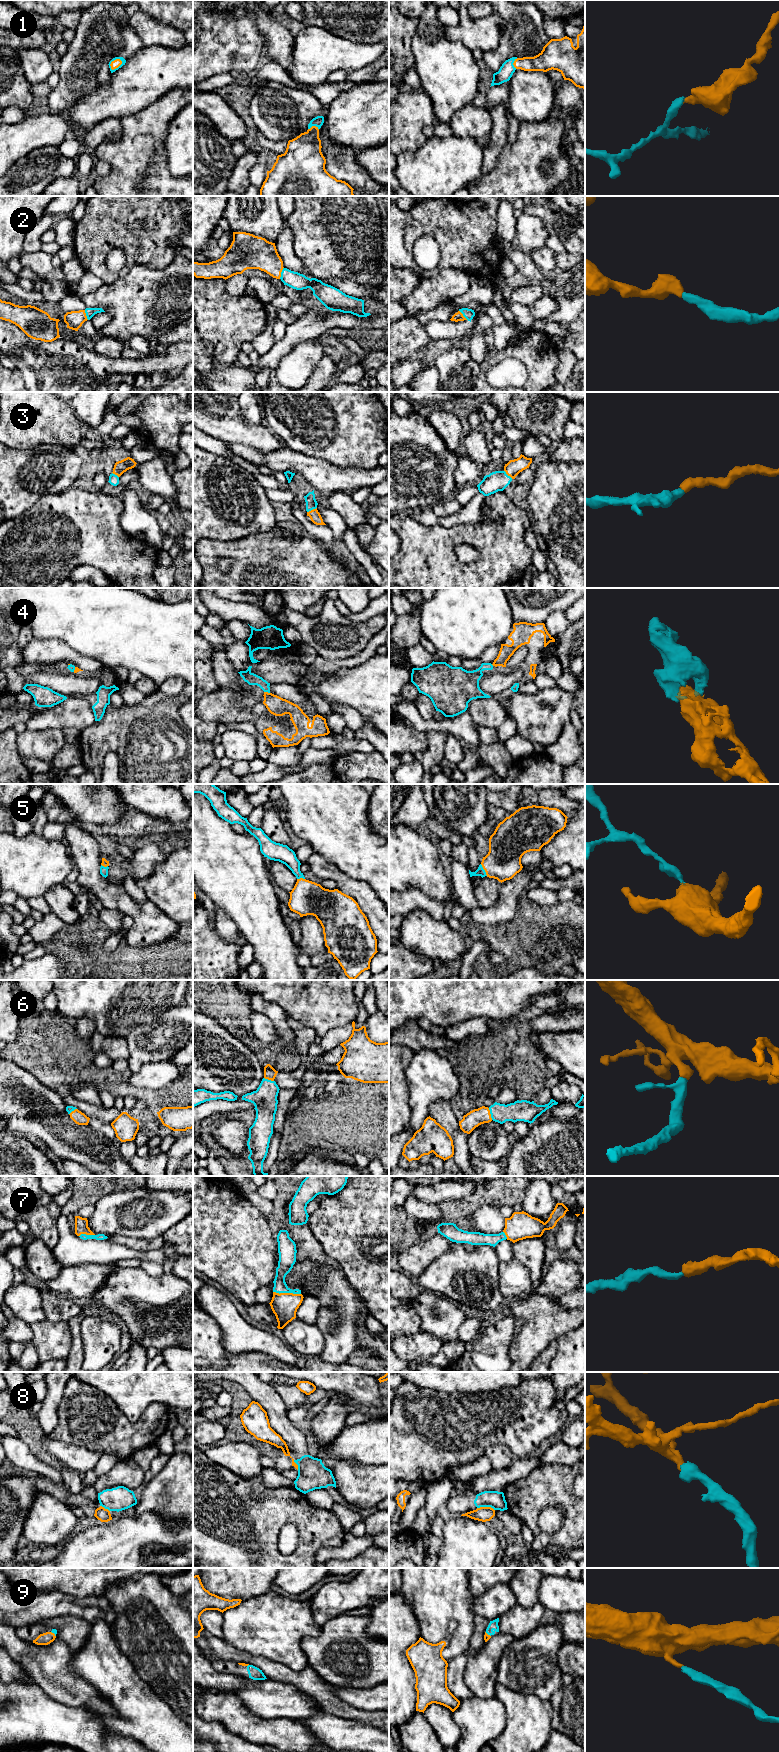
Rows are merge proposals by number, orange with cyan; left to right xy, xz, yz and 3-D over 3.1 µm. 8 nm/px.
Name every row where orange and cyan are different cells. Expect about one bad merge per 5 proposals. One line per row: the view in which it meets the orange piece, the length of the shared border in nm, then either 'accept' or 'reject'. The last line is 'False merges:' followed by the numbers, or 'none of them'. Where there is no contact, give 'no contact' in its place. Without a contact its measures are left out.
1: xy | 120 nm | accept
2: xz | 100 nm | accept
3: xz | 90 nm | accept
4: xz | 50 nm | accept
5: yz | 110 nm | accept
6: yz | 100 nm | accept
7: xz | 220 nm | accept
8: yz | 150 nm | reject
9: xy | 60 nm | accept
False merges: 8

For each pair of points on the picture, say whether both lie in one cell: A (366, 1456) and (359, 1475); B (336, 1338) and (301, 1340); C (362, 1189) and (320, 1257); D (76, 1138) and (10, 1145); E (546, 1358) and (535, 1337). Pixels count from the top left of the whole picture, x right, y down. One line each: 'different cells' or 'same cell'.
A: different cells
B: different cells
C: different cells
D: different cells
E: different cells

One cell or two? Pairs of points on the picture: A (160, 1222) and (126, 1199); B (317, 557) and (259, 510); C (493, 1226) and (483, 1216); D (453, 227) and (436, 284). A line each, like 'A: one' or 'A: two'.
A: one
B: two
C: one
D: two

